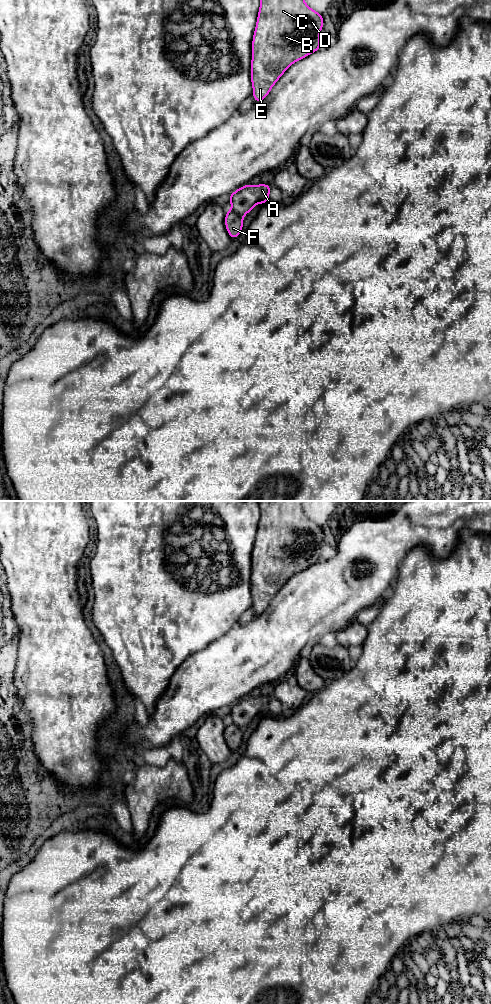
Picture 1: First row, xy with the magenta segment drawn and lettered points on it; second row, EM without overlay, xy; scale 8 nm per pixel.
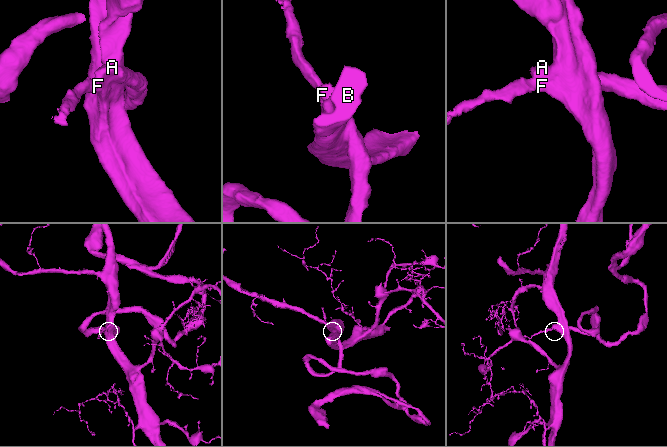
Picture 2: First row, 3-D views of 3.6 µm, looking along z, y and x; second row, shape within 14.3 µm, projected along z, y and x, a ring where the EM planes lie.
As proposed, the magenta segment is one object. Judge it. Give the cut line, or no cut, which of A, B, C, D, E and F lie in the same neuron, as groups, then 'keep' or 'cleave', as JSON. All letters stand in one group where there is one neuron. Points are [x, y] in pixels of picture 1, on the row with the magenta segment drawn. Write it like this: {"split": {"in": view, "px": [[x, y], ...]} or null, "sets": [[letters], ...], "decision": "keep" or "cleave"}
{"split": {"in": "xy", "px": [[236, 213], [242, 218]]}, "sets": [["A"], ["B", "C", "D", "E", "F"]], "decision": "cleave"}

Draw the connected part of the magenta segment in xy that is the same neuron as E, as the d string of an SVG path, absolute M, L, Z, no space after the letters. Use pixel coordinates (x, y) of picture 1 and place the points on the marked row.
M260 0L252 39L251 75L255 104L263 101L272 87L295 62L321 49L320 33L324 25L322 14L311 9L304 0Z

